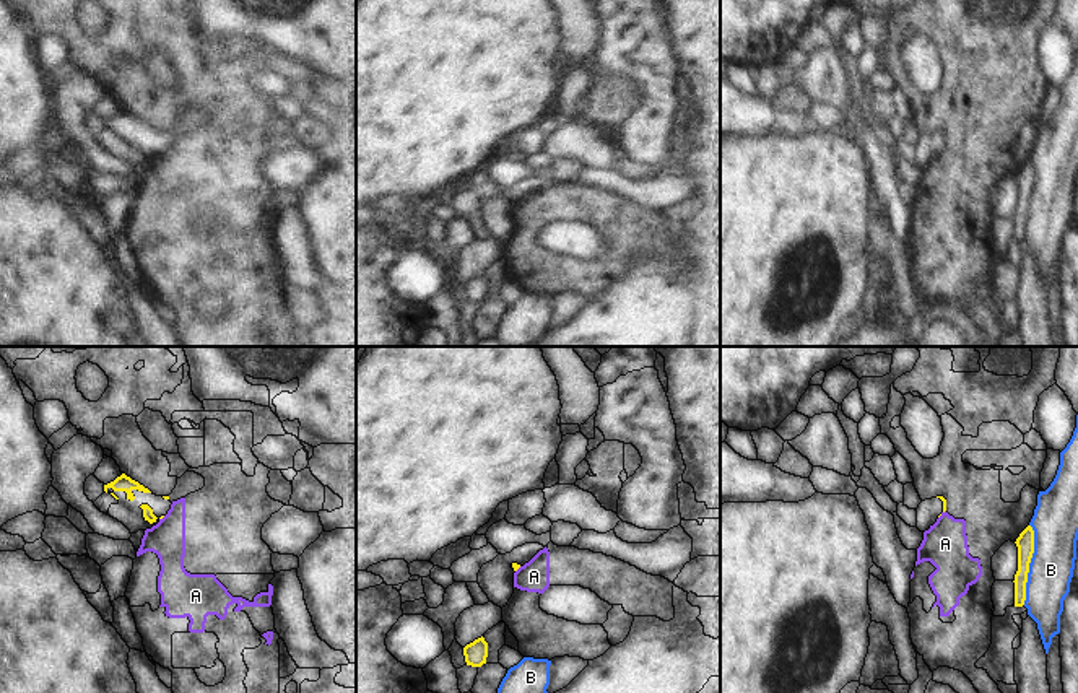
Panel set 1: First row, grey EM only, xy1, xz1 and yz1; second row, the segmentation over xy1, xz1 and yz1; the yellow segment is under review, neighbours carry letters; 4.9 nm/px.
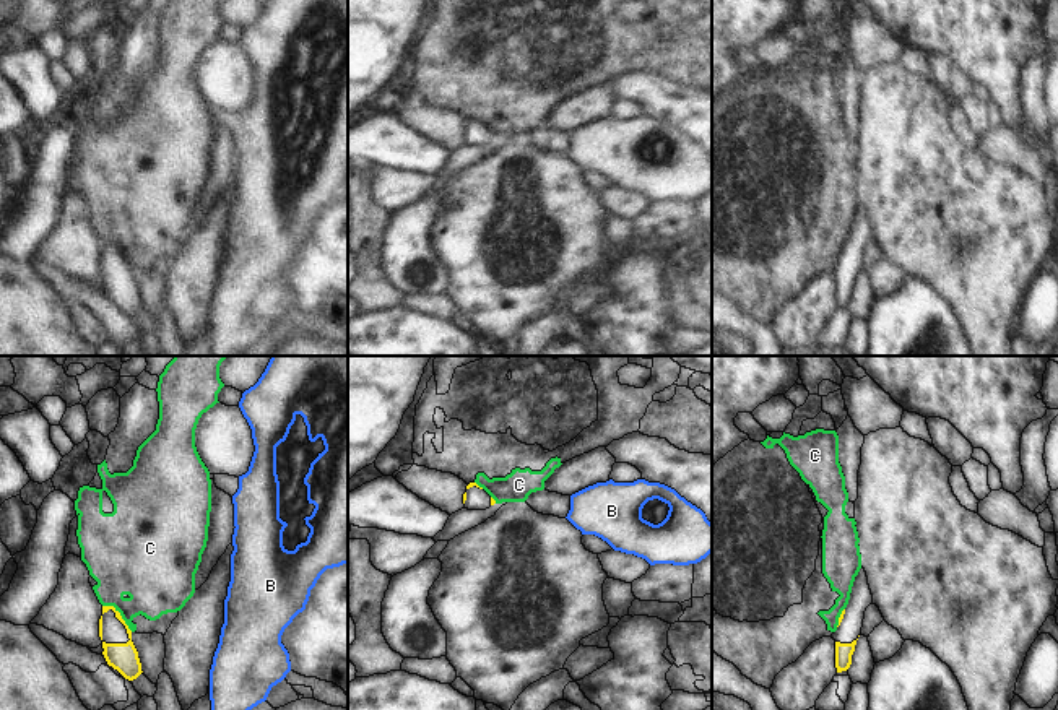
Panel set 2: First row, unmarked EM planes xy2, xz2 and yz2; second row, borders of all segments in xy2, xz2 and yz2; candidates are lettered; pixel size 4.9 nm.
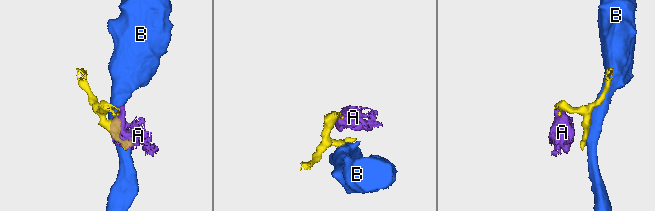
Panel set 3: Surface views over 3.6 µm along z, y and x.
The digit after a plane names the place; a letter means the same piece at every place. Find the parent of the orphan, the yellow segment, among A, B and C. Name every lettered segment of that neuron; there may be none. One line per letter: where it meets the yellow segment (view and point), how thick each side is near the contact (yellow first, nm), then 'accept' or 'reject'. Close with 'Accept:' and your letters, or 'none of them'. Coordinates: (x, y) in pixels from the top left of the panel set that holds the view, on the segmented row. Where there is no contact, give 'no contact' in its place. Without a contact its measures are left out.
A: meets yellow in yz1 at (940, 514); 20 nm thick on the yellow side, 220 nm on the other; reject
B: meets yellow in yz1 at (1028, 565); 90 nm thick on the yellow side, 220 nm on the other; reject
C: meets yellow in xy2 at (119, 614); 140 nm thick on the yellow side, 320 nm on the other; reject
Accept: none of them

